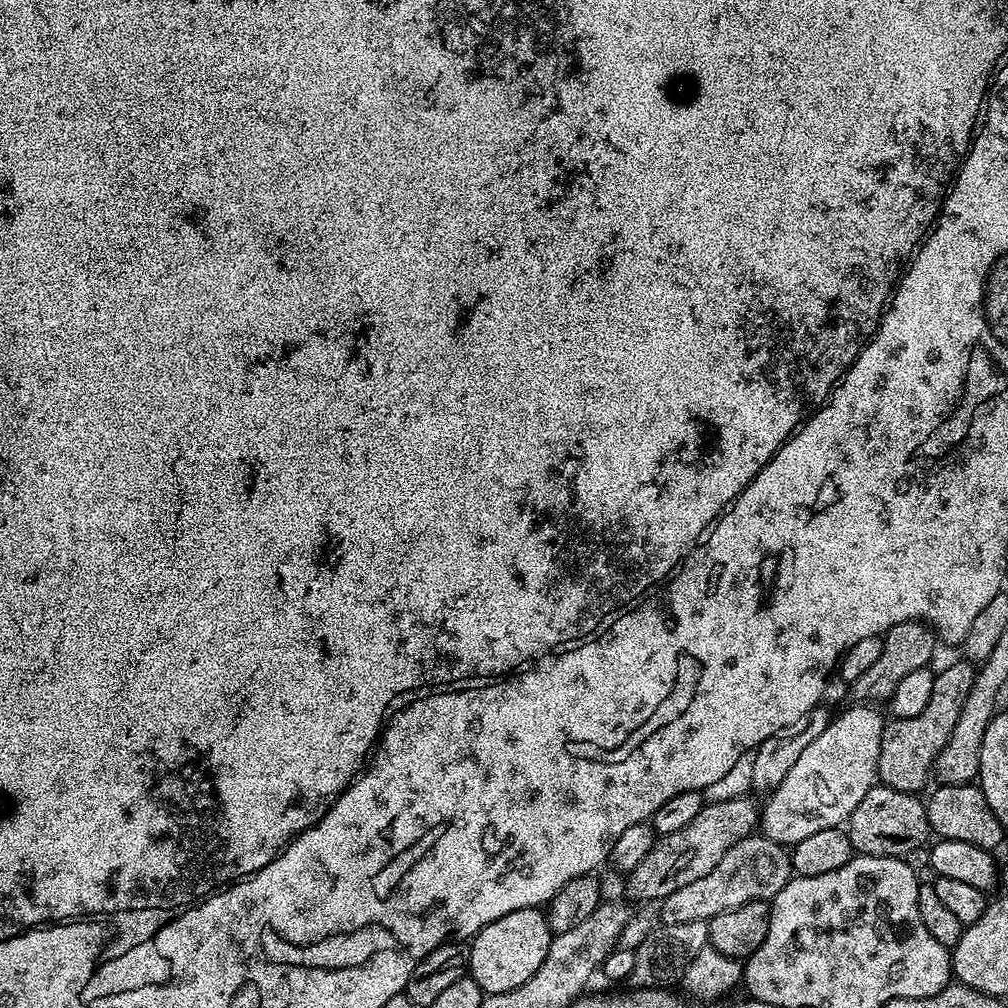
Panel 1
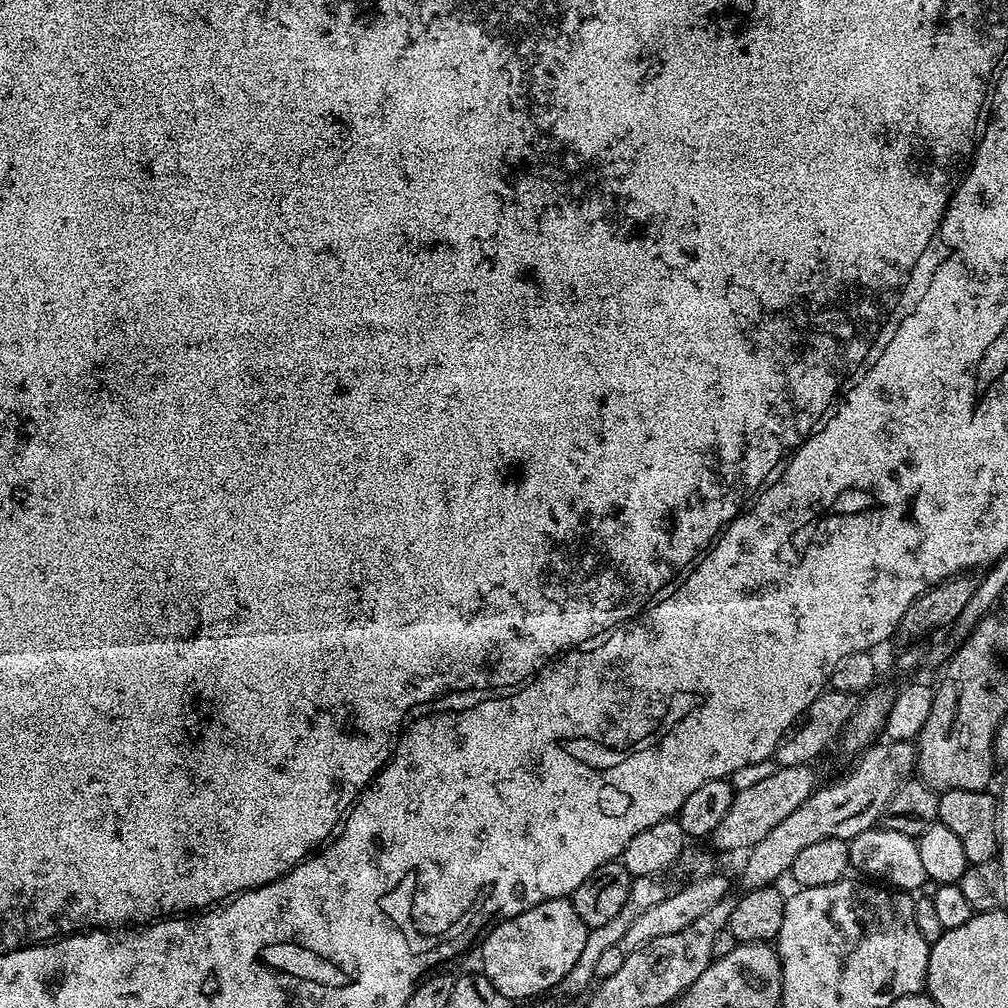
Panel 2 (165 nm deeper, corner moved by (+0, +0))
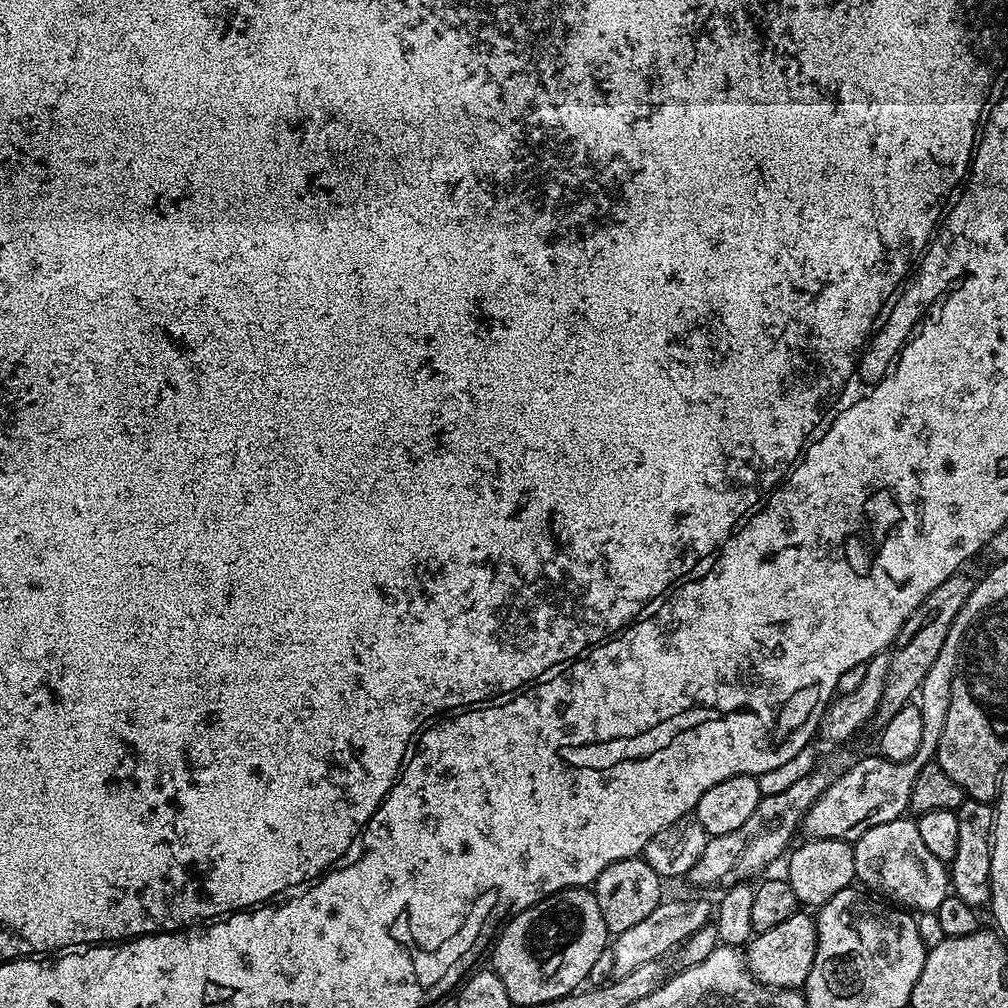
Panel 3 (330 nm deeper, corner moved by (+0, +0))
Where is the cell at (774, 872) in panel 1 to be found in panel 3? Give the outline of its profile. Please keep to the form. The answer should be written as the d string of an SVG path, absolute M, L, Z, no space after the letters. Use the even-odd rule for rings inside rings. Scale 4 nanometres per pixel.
M661 899L658 906L654 906L654 911L642 922L635 926L630 926L630 930L622 930L615 933L614 943L611 945L614 954L615 979L626 978L626 974L638 970L645 962L654 962L667 957L667 952L689 940L695 932L702 930L713 919L714 912L704 900L668 900Z

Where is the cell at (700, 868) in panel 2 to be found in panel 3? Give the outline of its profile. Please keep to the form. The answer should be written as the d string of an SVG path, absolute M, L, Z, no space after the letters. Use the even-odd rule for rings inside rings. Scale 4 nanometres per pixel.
M832 756L813 772L798 777L785 792L776 792L773 796L761 795L758 810L754 810L754 814L750 814L750 818L746 818L738 830L730 830L730 834L709 836L706 850L702 850L702 858L698 858L698 862L694 862L688 871L687 883L697 884L700 888L708 888L713 884L716 890L723 890L734 884L751 881L751 876L759 877L763 868L770 867L780 855L783 857L789 851L793 843L792 835L798 832L810 806L832 785L845 764L842 757Z

